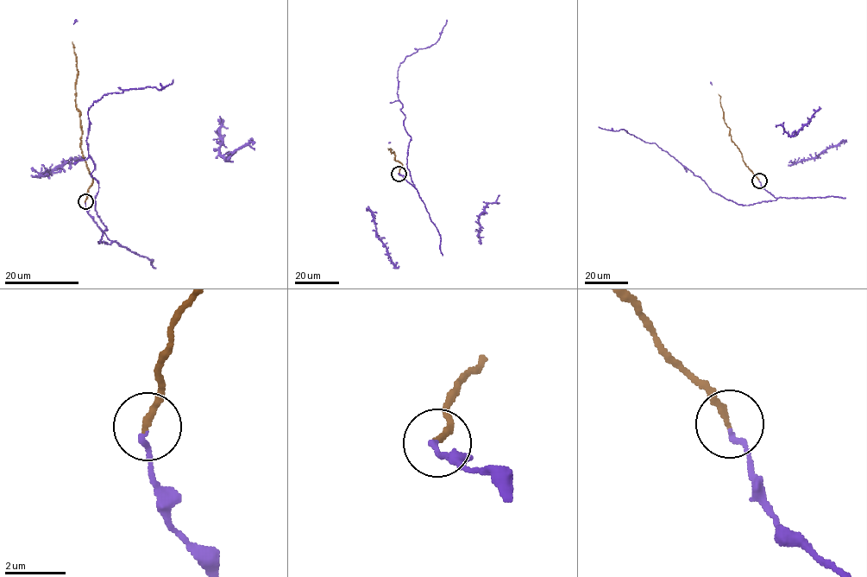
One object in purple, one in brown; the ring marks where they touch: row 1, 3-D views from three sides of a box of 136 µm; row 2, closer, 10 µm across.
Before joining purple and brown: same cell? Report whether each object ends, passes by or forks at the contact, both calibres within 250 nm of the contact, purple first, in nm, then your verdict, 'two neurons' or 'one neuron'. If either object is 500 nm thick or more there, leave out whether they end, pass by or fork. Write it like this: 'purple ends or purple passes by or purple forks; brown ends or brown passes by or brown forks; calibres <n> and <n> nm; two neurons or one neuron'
purple ends; brown ends; calibres 160 and 220 nm; one neuron

